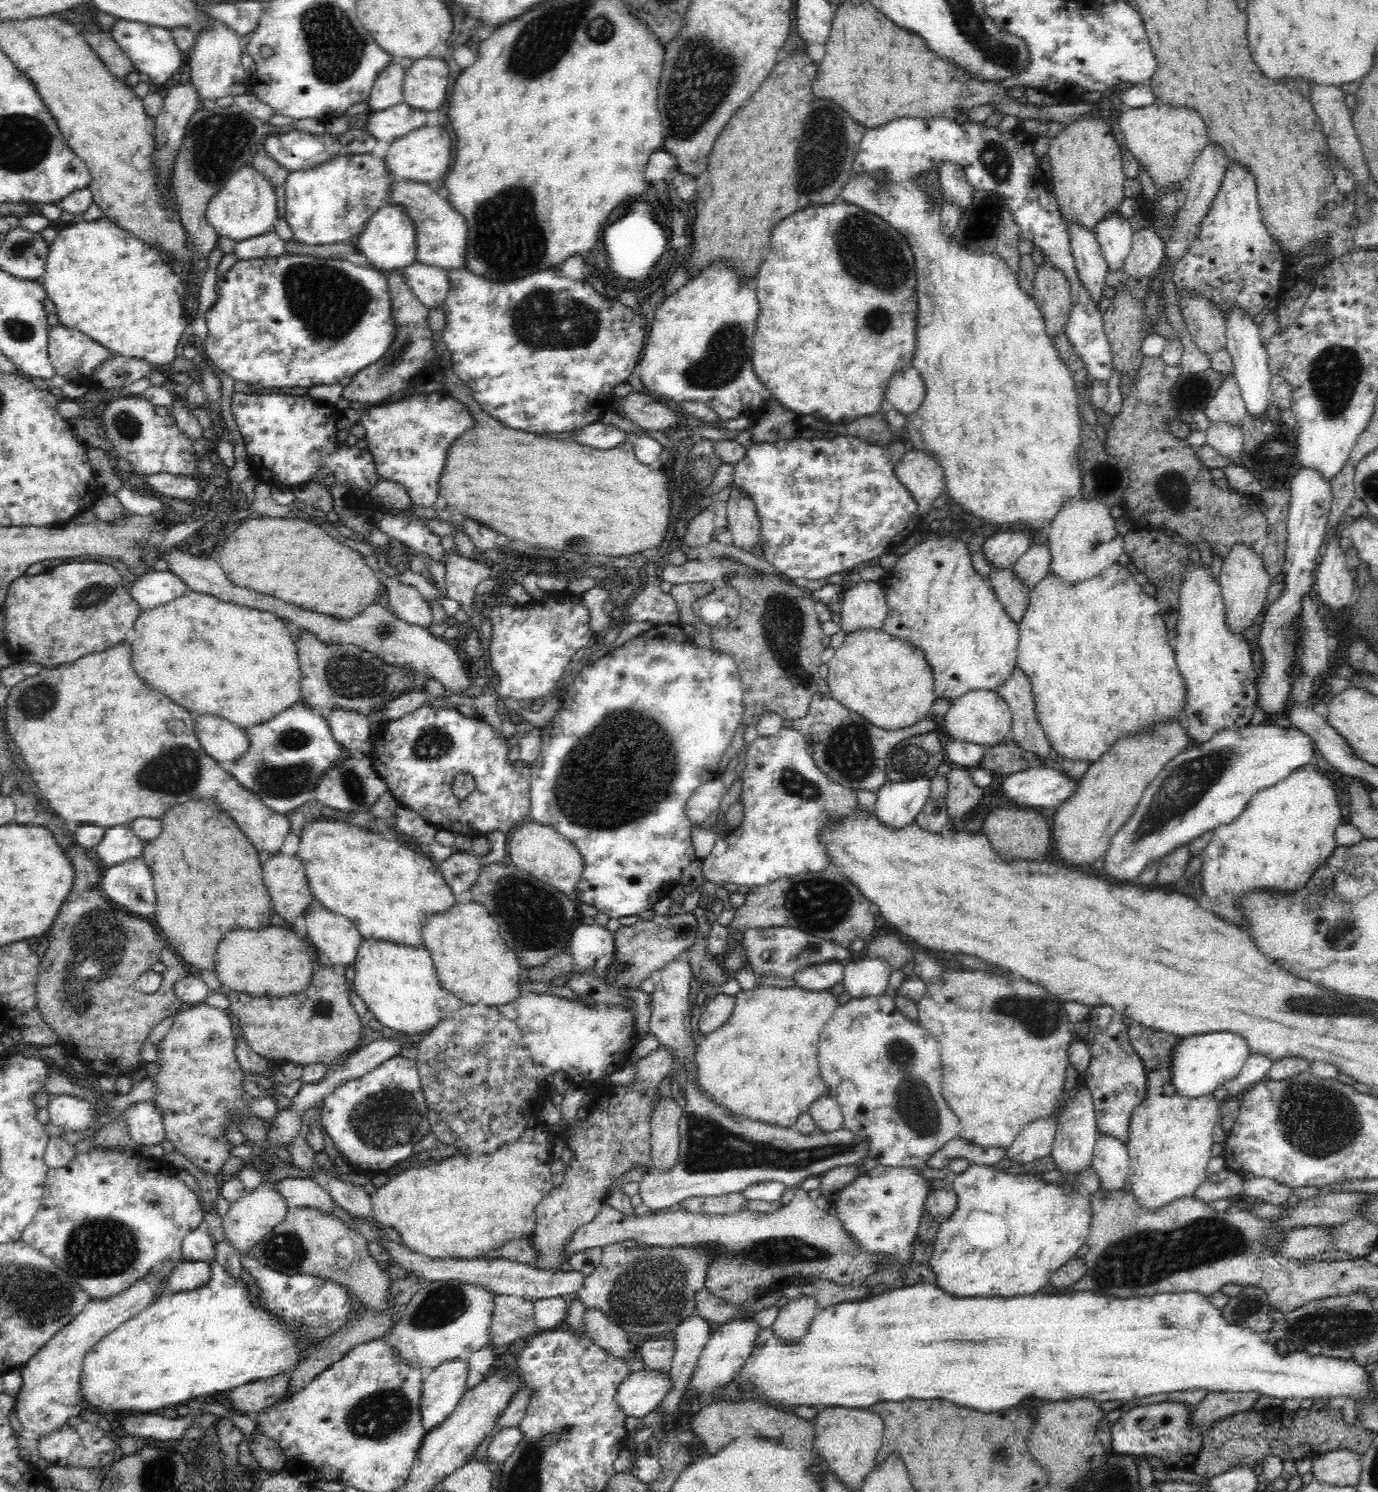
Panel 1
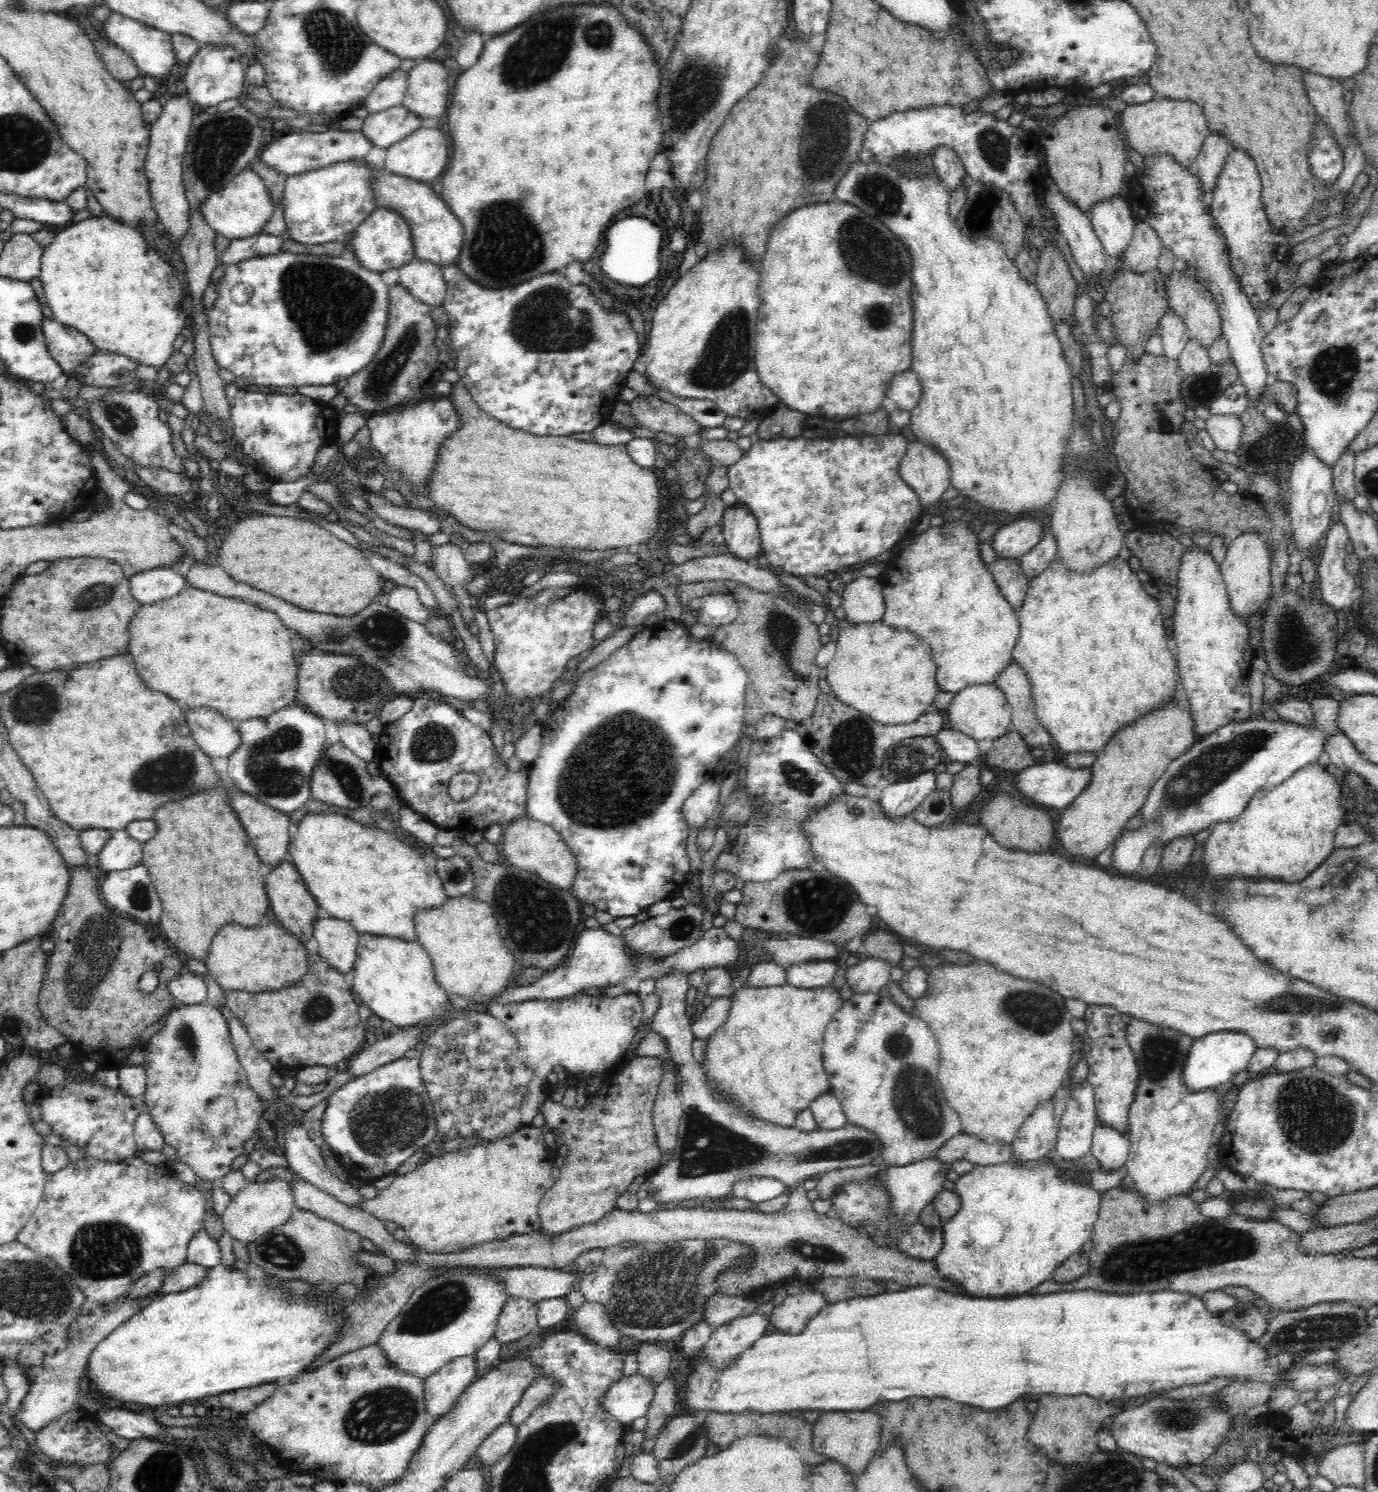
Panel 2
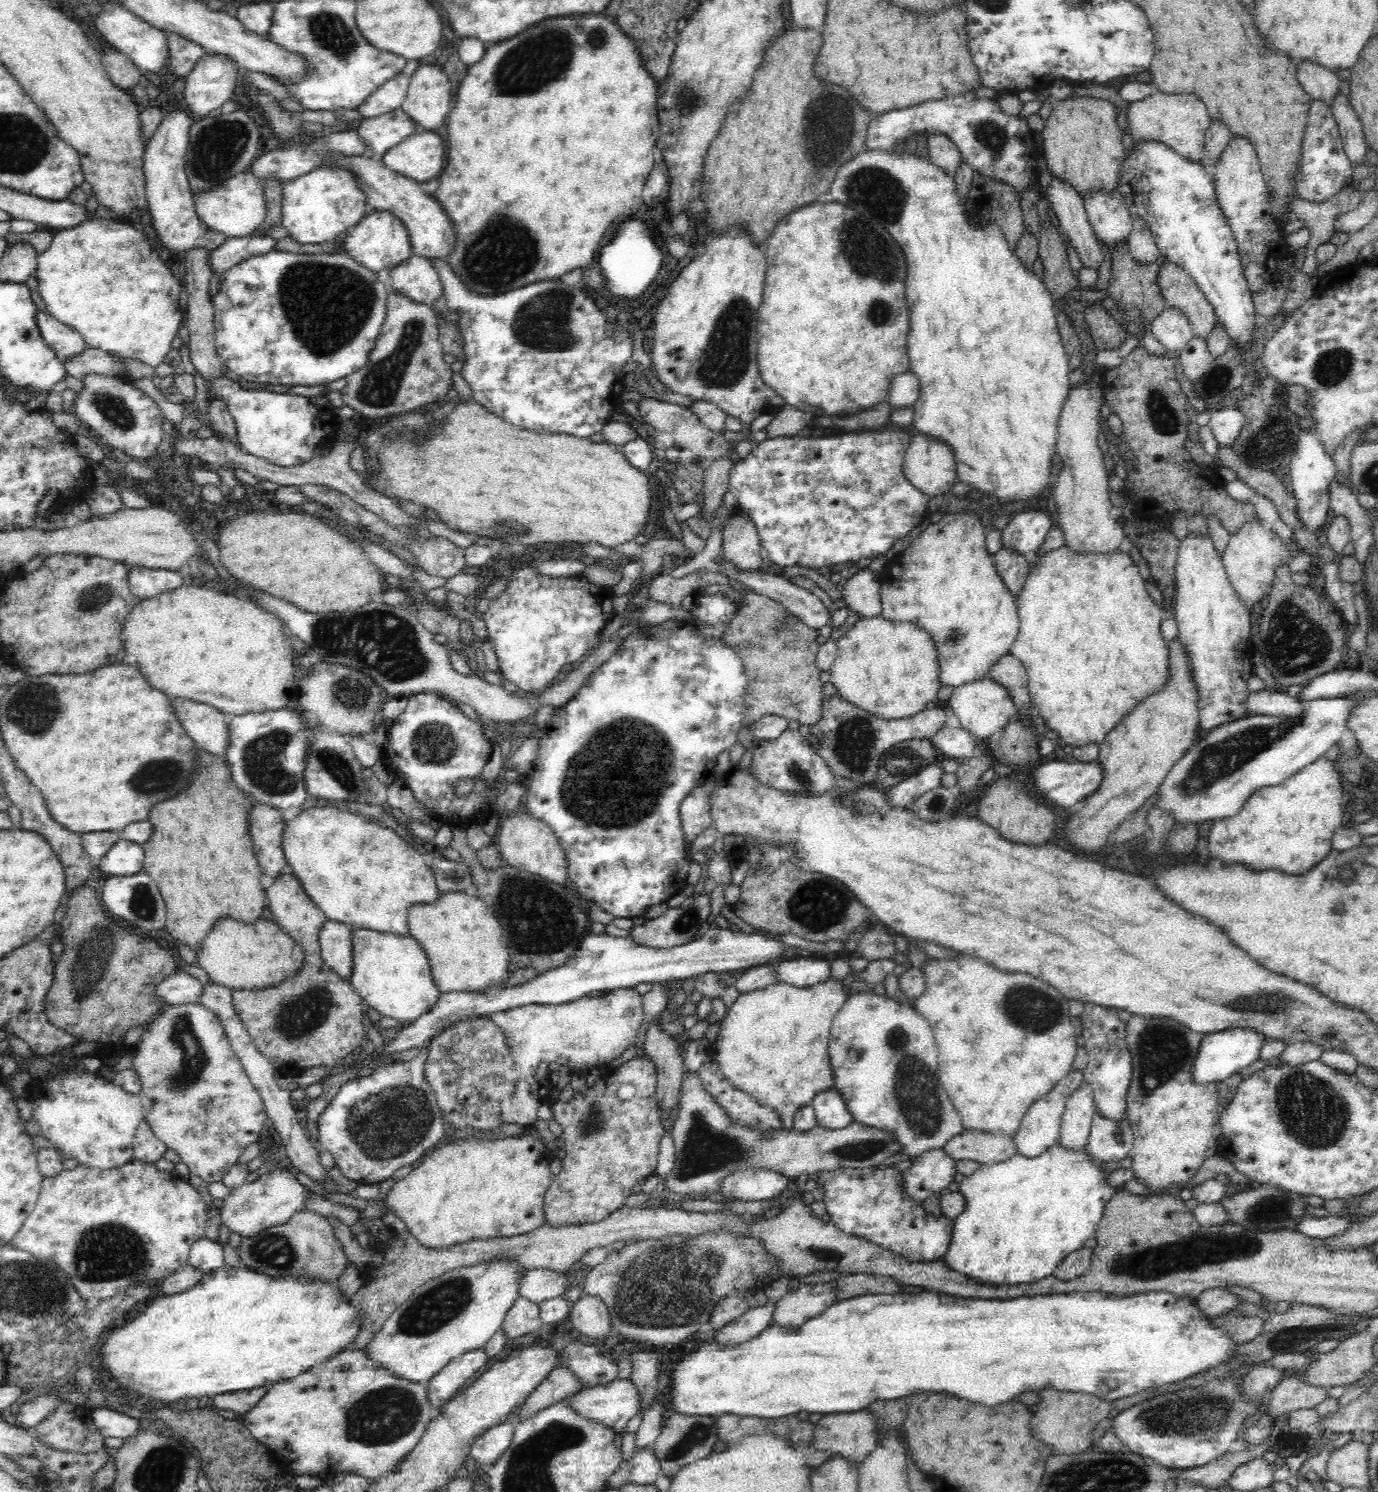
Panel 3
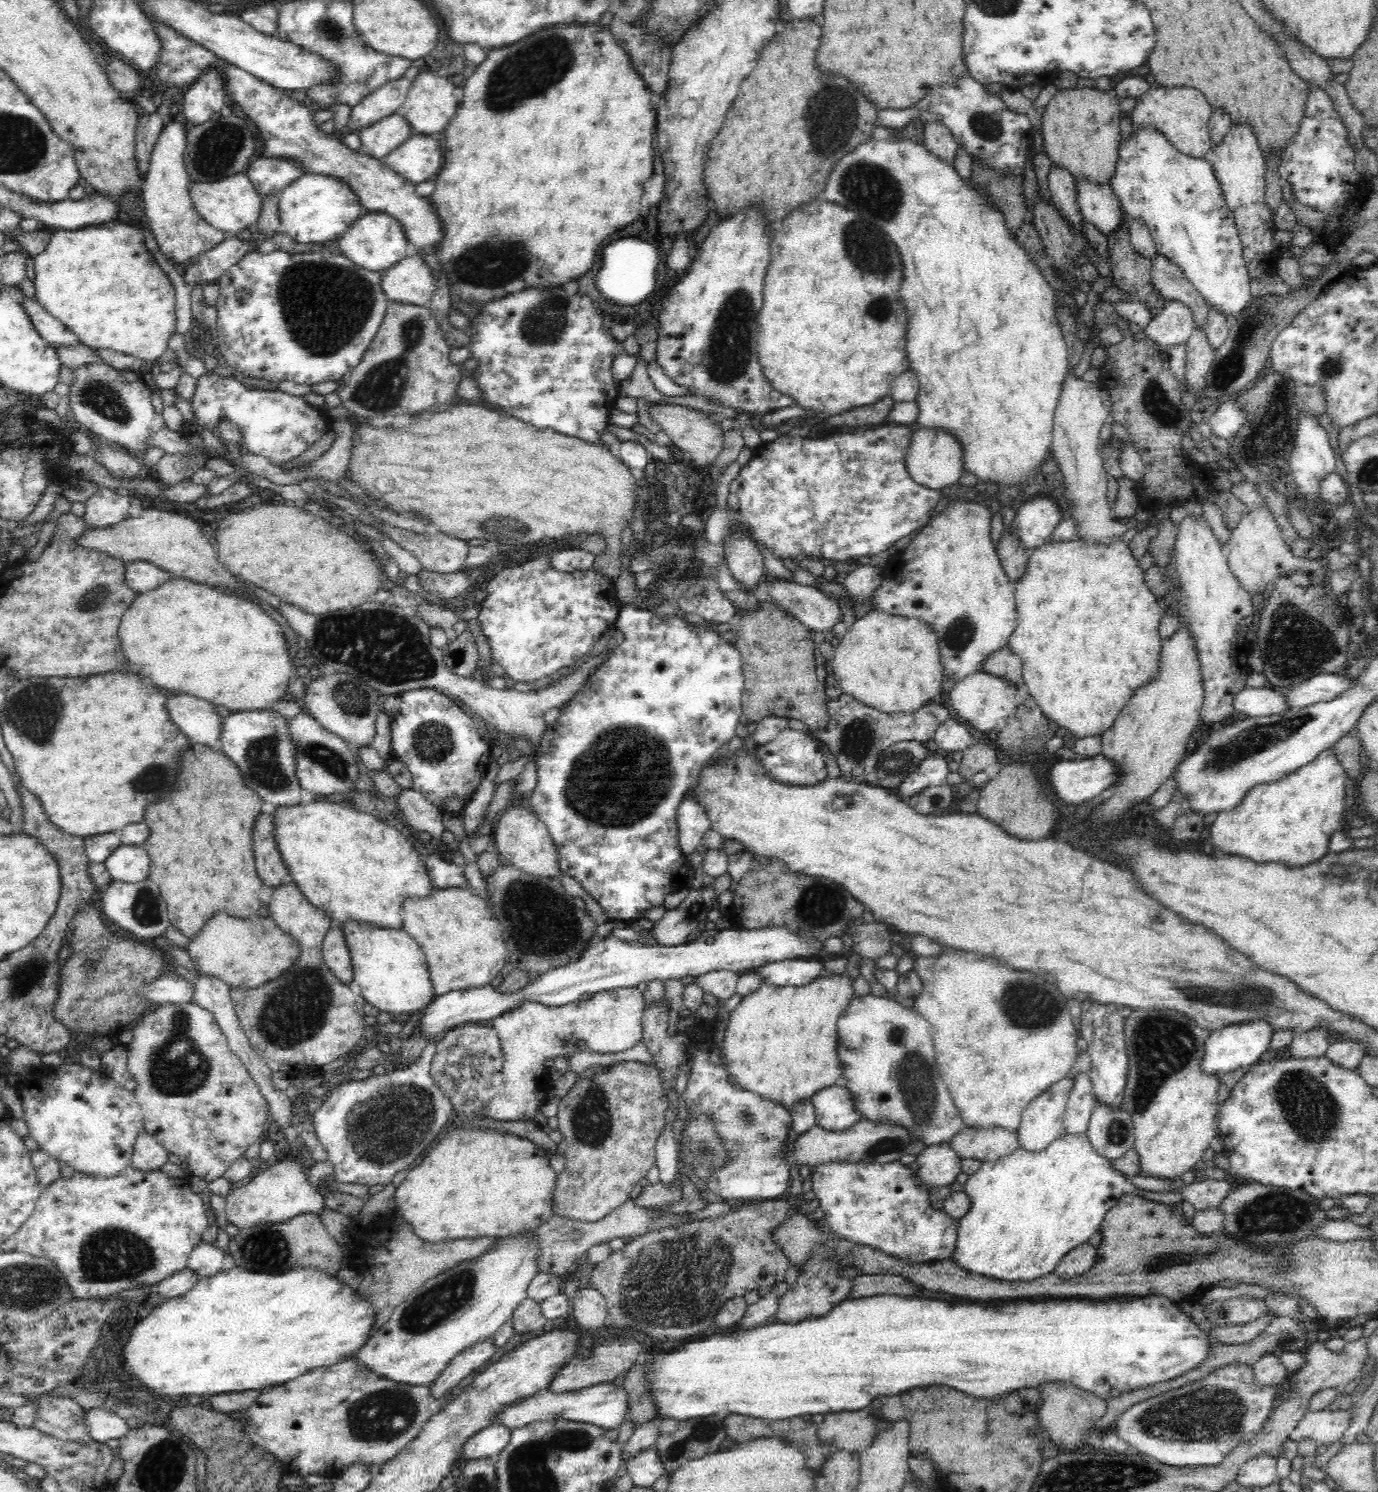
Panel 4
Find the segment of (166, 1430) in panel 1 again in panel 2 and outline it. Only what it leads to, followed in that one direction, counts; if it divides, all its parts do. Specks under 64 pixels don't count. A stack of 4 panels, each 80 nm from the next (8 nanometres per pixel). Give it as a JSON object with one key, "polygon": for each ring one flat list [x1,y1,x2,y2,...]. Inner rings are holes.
{"polygon":[[108,1410,98,1414,100,1420,108,1428,112,1428,118,1436,128,1440,138,1440,150,1436,166,1436,166,1428,154,1420,154,1416,148,1414,134,1414,126,1410]]}

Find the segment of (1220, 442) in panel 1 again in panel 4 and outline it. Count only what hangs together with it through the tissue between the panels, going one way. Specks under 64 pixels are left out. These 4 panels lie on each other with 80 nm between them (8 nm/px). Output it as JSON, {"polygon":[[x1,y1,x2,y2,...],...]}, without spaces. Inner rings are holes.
{"polygon":[[1228,398,1224,403,1218,406,1213,415,1208,419,1213,430,1213,435,1218,438,1224,438,1230,443,1230,440,1238,434,1242,424,1246,422,1246,413]]}

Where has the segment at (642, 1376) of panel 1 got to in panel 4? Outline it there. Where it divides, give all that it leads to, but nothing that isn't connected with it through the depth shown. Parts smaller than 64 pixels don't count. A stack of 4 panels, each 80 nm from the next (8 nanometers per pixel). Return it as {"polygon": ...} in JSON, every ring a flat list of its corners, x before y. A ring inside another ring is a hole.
{"polygon":[[621,1380,615,1382,600,1382,600,1384,576,1392,563,1392,554,1394,539,1390,535,1395,527,1397,519,1403,507,1406,499,1412,498,1424,507,1426,510,1430,526,1426,536,1420,548,1420,548,1418,567,1418,574,1422,586,1422,599,1426,606,1431,620,1429,621,1424,626,1421,625,1416,628,1408,627,1390,623,1387]]}

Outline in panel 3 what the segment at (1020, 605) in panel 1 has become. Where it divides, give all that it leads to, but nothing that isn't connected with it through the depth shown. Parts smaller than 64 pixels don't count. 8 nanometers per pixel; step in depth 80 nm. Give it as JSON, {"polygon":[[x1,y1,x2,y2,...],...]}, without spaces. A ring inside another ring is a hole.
{"polygon":[[1002,548,1000,551,997,551,996,556,992,560,1000,579,1003,580,1008,591,1012,593,1012,597,1017,598,1024,587,1025,580,1029,576,1030,569,1027,564,1027,558,1017,554,1011,548]]}

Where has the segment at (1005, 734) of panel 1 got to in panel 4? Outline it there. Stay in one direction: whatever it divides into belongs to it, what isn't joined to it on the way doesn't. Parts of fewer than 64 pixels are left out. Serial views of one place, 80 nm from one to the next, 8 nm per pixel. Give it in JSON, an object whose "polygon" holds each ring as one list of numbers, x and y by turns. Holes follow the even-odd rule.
{"polygon":[[982,671,966,675,960,682,956,682,954,689,949,693,949,701,958,715,975,728,980,737,986,737,993,732,1000,719,1008,718,1016,708,1018,690,1012,683,1005,682,1004,678]]}

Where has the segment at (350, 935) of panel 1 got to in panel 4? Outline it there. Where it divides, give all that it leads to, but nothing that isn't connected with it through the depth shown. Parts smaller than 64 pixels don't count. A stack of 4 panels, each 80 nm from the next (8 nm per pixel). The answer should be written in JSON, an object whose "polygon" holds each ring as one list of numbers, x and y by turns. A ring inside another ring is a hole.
{"polygon":[[332,924,327,934,324,934,323,961,324,964,344,983,353,980,352,957,343,936,343,926]]}

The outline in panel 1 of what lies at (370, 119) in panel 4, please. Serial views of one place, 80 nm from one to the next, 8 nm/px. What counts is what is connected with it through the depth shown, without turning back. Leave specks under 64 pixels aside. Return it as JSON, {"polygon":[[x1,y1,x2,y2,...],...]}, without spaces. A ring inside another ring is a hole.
{"polygon":[[392,58,388,66,380,72,379,78,373,83,369,94,369,109,382,111,401,104,403,98,403,83,405,78,404,66,399,59]]}

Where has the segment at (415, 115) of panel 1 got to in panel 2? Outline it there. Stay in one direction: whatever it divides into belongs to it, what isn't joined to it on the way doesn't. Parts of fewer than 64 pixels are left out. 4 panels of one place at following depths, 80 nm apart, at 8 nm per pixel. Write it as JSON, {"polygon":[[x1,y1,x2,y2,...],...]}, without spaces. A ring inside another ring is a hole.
{"polygon":[[399,105,378,113,370,113,363,120,361,130,372,145,388,148,412,135,425,124,425,121,417,114]]}

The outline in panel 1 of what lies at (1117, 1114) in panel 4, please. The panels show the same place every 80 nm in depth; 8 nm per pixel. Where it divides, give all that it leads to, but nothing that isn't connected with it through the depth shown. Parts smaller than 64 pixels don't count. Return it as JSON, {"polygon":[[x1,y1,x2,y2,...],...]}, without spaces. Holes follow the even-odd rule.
{"polygon":[[1099,1135,1093,1150,1092,1167,1098,1175,1099,1188,1122,1190,1129,1174,1127,1146,1110,1135]]}

